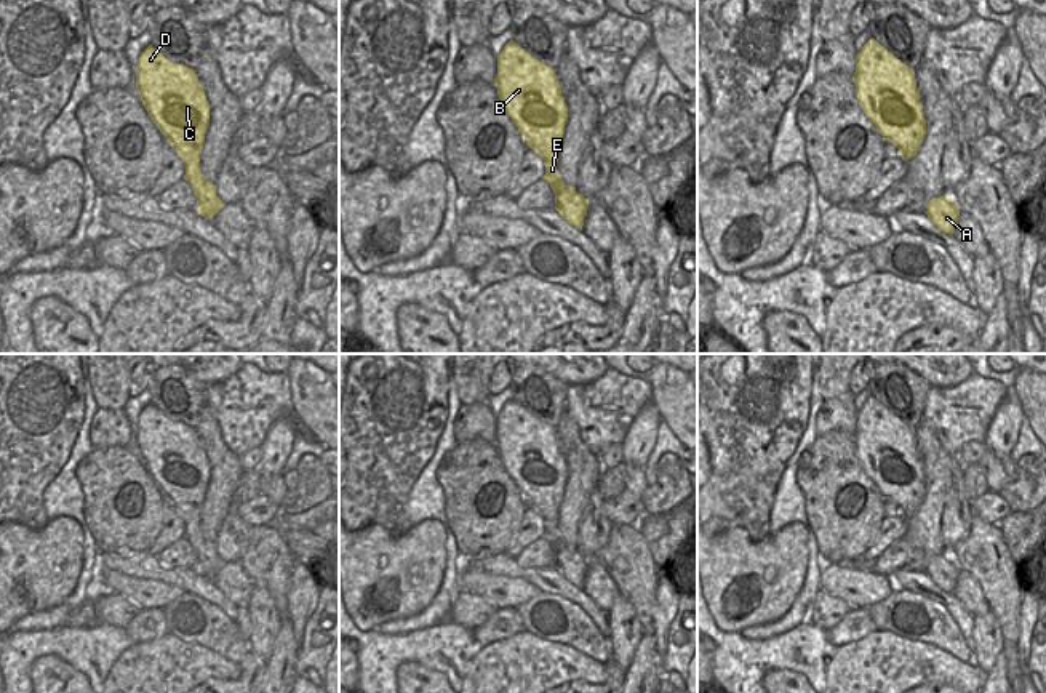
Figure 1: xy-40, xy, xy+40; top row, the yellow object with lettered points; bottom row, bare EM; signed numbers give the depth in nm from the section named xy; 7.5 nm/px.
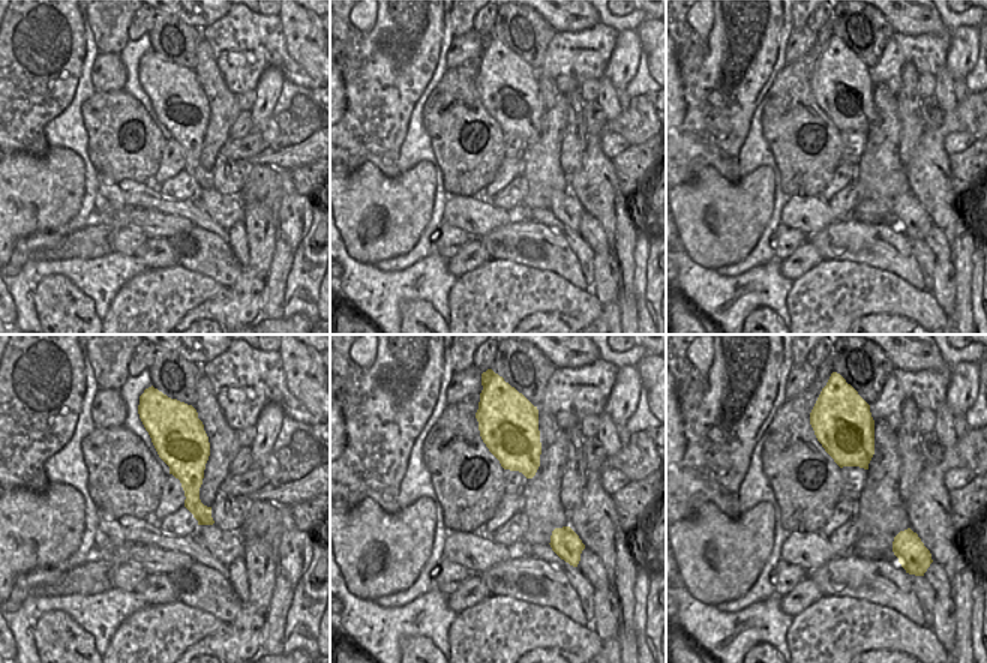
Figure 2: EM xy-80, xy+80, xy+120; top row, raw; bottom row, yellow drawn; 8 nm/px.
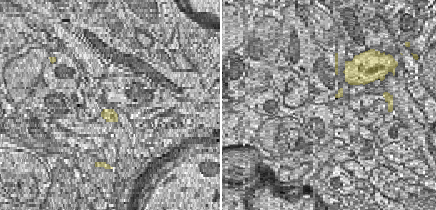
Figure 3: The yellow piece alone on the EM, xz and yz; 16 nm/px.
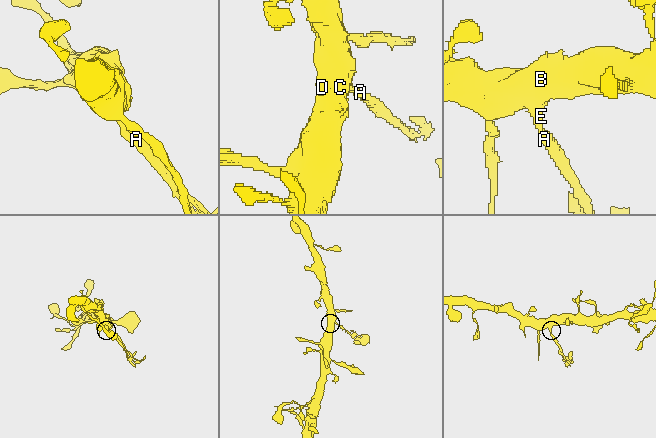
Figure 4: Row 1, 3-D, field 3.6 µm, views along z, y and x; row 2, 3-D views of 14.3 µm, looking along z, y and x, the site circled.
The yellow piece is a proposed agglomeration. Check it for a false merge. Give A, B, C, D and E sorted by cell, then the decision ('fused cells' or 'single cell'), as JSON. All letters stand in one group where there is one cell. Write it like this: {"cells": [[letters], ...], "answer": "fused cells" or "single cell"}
{"cells": [["A"], ["B", "C", "D", "E"]], "answer": "fused cells"}

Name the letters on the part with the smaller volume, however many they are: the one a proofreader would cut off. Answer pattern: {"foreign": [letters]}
{"foreign": ["A"]}

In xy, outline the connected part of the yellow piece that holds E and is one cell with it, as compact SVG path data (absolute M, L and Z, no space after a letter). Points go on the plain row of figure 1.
M510 399L497 415L494 445L528 506L544 519L544 538L550 543L555 560L571 557L576 546L566 544L557 528L568 464L555 429Z

